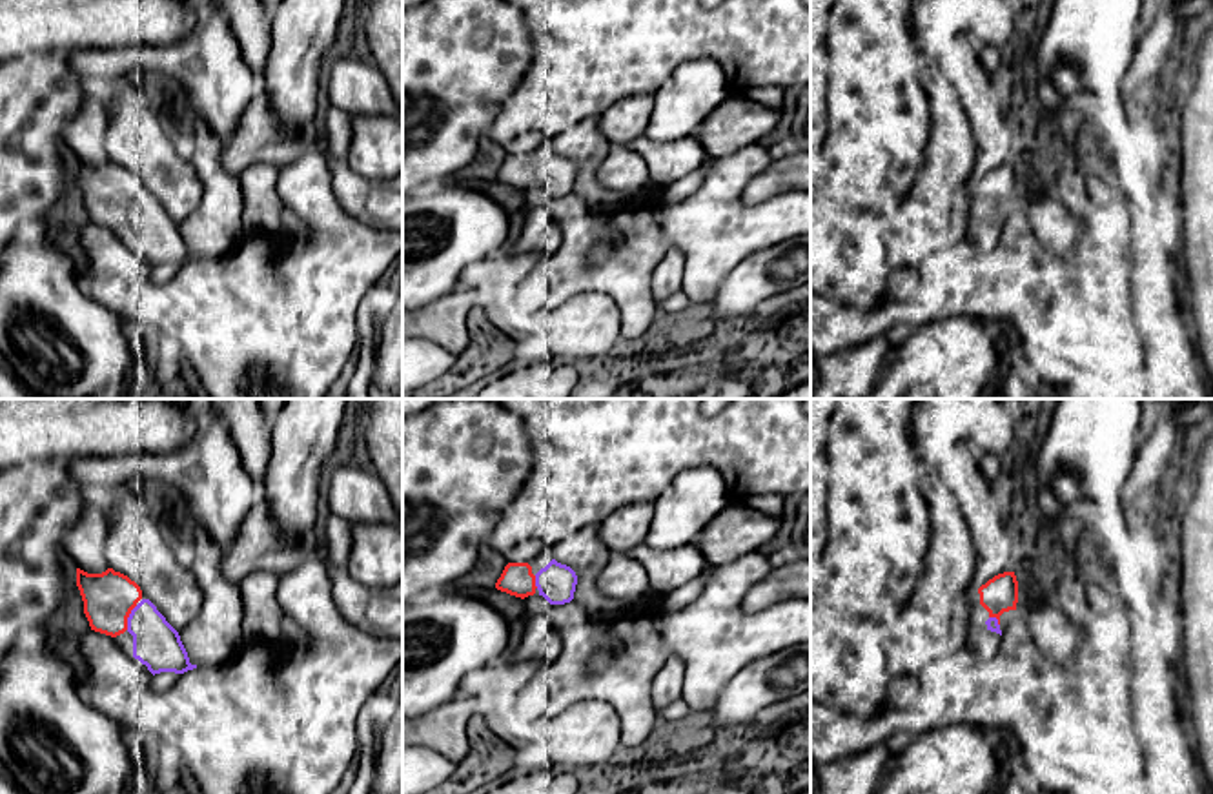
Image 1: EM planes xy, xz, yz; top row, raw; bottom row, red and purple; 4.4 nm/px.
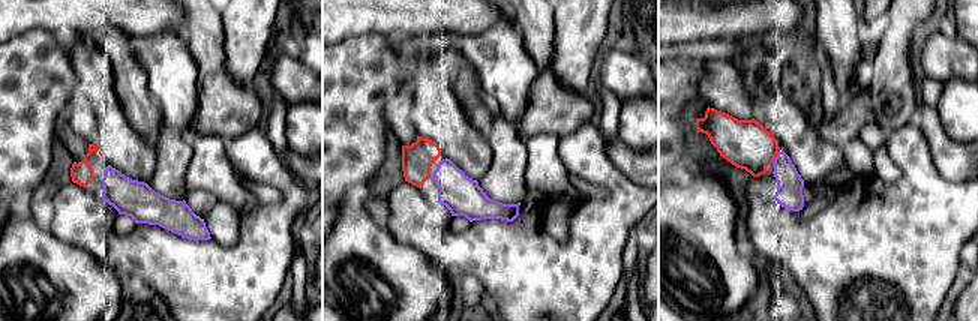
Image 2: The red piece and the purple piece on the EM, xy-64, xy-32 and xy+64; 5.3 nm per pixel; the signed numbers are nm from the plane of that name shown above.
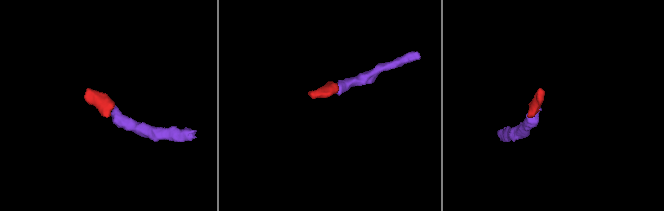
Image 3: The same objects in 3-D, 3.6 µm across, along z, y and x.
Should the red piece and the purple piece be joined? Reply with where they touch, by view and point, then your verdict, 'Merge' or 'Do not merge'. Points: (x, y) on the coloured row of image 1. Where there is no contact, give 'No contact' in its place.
Touches red at xy (128, 616). Merge

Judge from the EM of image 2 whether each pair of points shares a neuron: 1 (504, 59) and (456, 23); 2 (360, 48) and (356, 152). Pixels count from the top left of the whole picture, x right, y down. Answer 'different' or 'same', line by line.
1: different
2: same

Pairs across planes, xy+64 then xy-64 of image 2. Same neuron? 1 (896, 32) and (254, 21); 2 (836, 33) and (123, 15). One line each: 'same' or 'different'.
1: same
2: different

